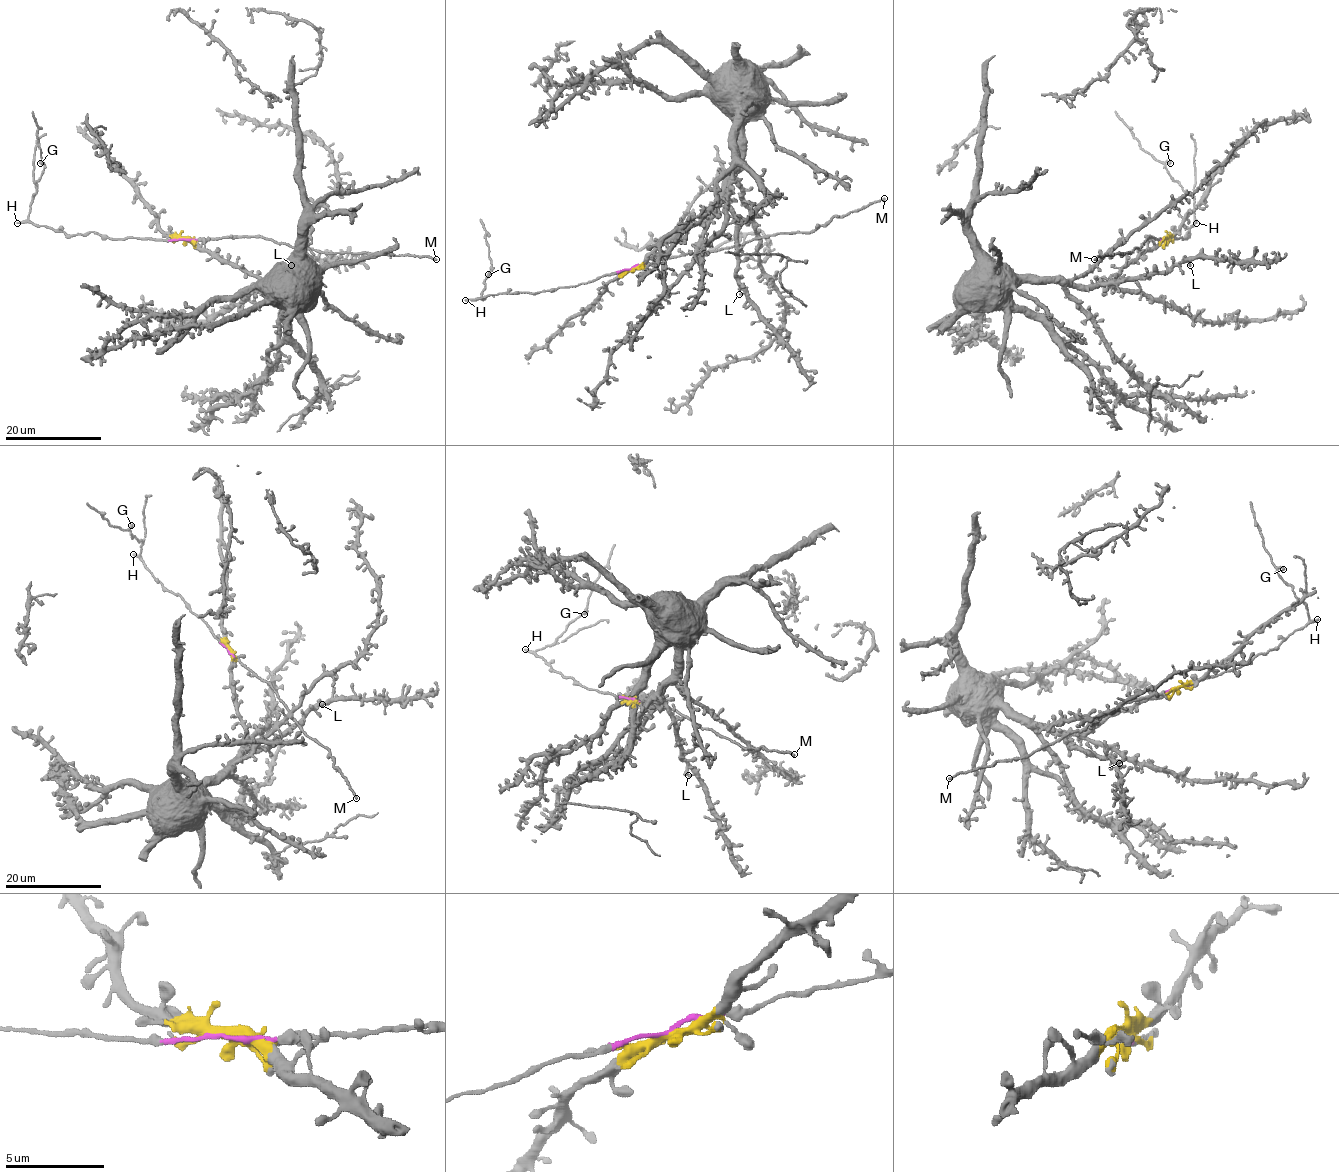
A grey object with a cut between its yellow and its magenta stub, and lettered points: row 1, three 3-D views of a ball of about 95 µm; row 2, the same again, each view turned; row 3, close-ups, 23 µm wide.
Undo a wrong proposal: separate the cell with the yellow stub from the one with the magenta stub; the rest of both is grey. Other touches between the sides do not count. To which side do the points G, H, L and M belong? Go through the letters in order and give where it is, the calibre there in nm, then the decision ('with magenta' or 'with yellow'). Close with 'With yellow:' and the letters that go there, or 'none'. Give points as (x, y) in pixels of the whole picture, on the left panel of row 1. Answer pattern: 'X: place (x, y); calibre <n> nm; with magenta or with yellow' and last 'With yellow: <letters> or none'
G: place (40, 163); calibre 420 nm; with magenta
H: place (17, 223); calibre 240 nm; with magenta
L: place (291, 265); calibre 190 nm; with yellow
M: place (436, 259); calibre 200 nm; with magenta
With yellow: L

